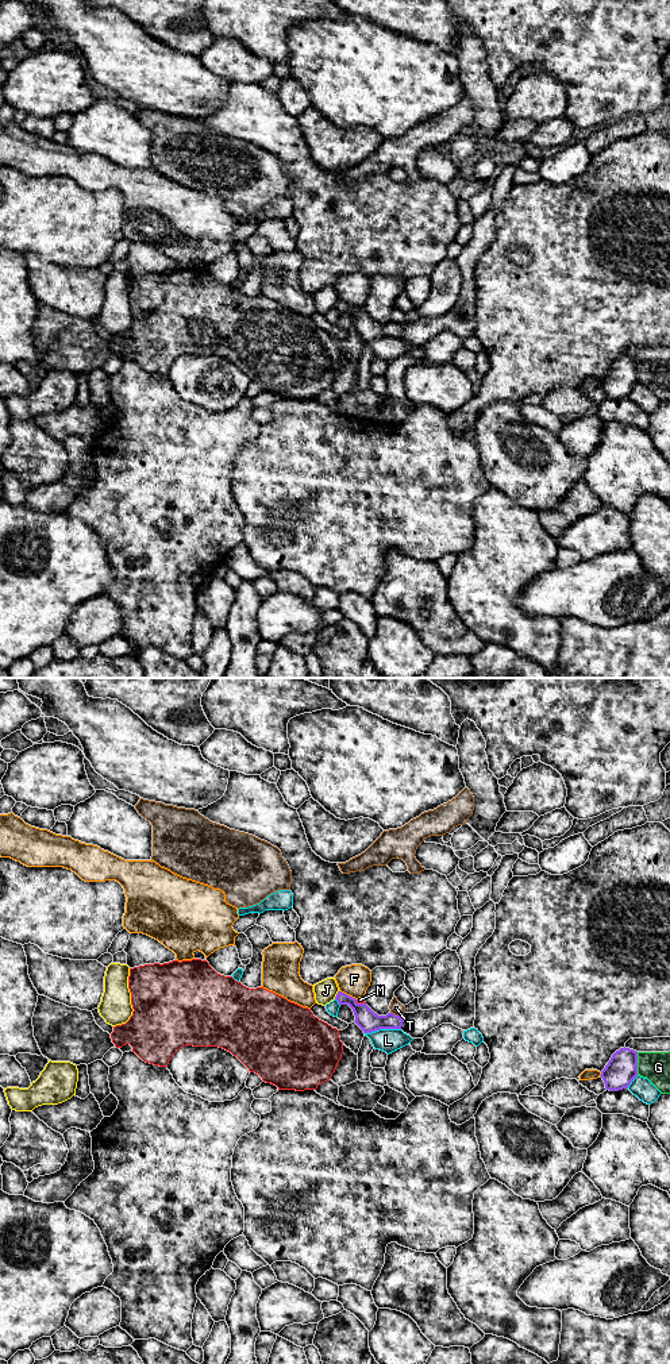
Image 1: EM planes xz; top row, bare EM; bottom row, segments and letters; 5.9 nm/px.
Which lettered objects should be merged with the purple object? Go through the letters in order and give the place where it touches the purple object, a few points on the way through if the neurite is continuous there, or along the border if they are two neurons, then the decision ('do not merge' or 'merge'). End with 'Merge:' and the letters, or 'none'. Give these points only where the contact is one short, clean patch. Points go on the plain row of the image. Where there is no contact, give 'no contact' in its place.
F: contact xz (346, 303); do not merge
G: contact xz (636, 372); do not merge
J: contact xz (337, 303); border xz (338, 299), (334, 307); do not merge
L: contact xz (382, 336); do not merge
M: contact xz (361, 312); border xz (355, 308), (365, 312); do not merge
T: contact xz (395, 323); border xz (391, 320), (401, 324); do not merge
Merge: none

